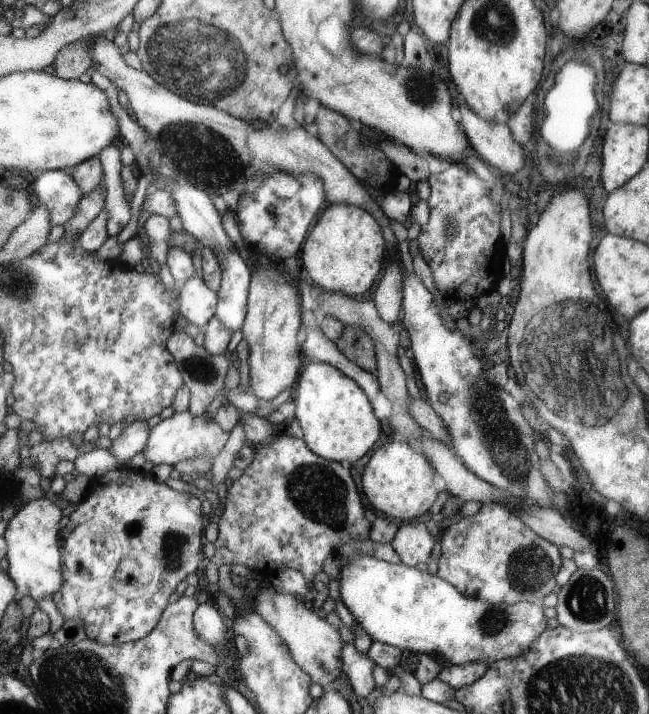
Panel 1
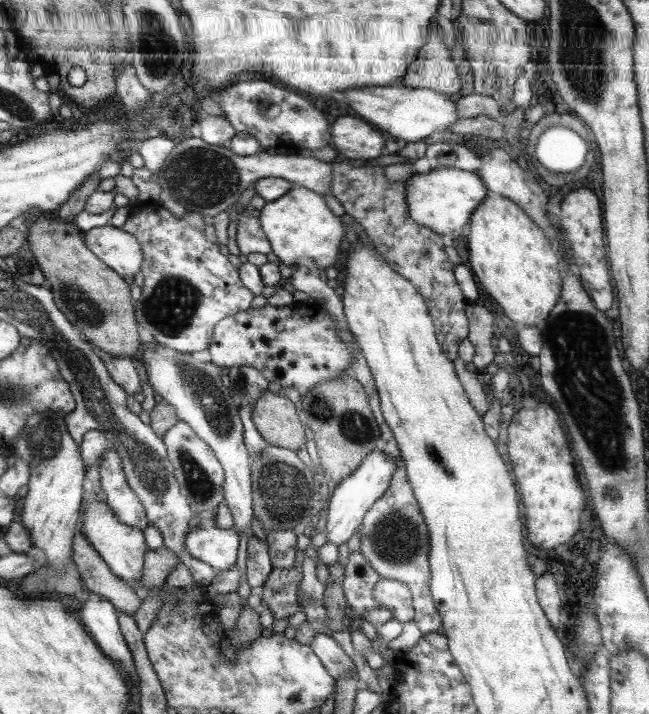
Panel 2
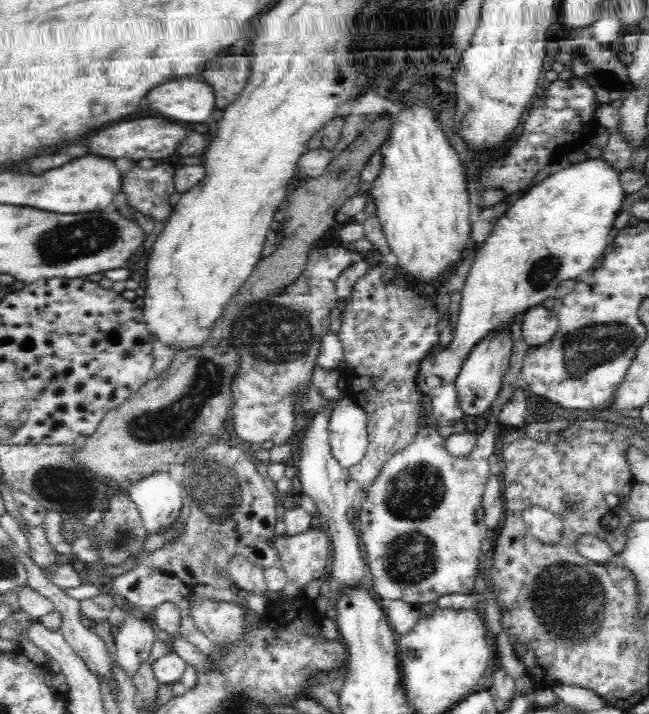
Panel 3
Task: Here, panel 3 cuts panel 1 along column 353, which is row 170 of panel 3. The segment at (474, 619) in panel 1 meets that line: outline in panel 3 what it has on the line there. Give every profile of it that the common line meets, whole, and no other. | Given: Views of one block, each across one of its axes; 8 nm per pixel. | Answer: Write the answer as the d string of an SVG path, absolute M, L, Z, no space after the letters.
M602 155L583 157L577 163L563 162L558 172L514 197L504 216L495 222L461 290L457 331L451 347L428 355L420 363L417 384L432 402L434 419L462 419L463 412L456 404L455 378L463 358L480 339L512 324L518 312L540 305L553 296L560 282L579 279L603 258L614 222L630 201L620 183L621 172L606 162L608 158Z

